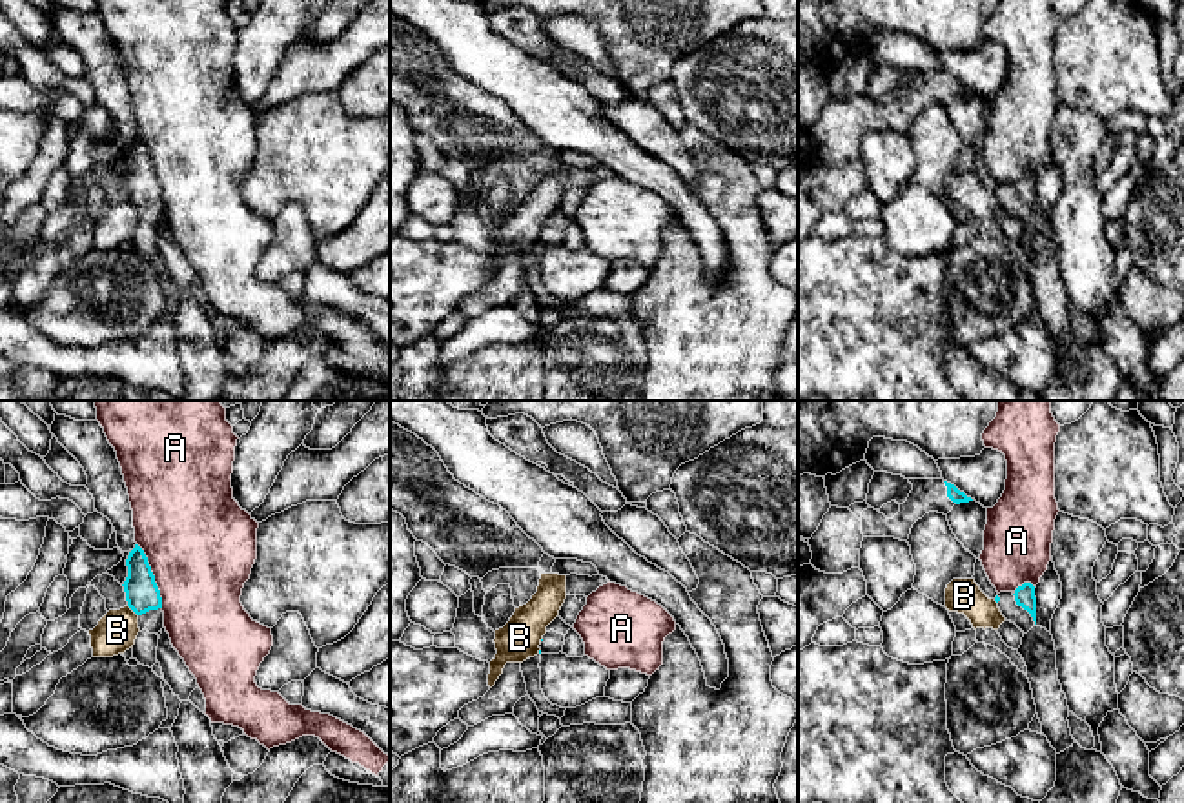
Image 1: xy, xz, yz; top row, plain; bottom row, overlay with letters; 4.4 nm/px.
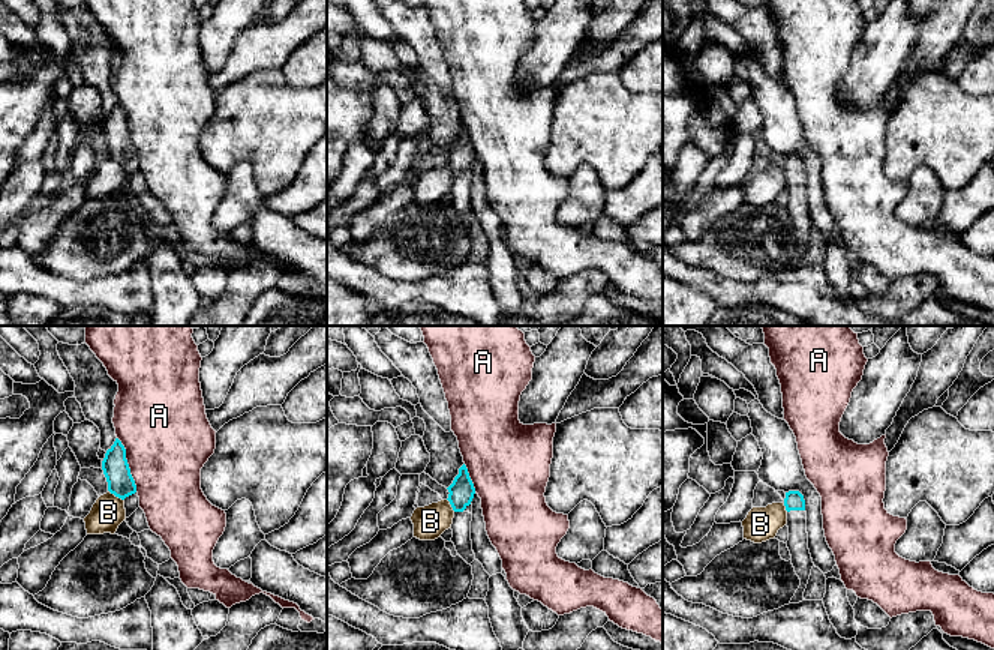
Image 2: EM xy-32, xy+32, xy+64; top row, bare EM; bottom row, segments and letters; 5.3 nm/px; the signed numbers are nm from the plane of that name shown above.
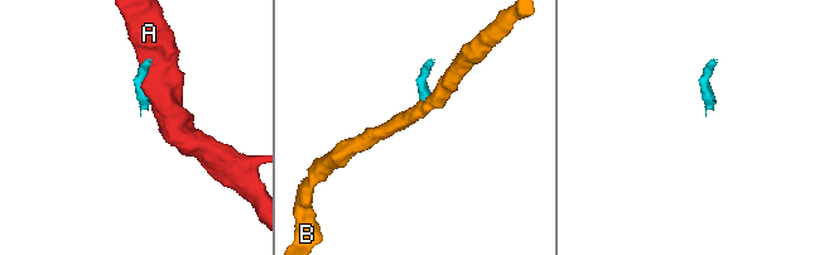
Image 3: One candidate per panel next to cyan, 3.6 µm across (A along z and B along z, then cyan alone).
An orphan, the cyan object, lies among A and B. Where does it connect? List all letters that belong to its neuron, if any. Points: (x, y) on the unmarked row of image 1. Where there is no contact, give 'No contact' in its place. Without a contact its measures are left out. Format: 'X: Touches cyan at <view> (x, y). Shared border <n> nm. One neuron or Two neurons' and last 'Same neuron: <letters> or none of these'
A: Touches cyan at xy (153, 168). Shared border 300 nm. Two neurons
B: Touches cyan at xy (132, 201). Shared border 70 nm. Two neurons
Same neuron: none of these

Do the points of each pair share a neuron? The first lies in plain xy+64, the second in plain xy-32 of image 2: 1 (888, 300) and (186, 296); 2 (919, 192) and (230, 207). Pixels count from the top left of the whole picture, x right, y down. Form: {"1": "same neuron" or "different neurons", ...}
{"1": "different neurons", "2": "same neuron"}

